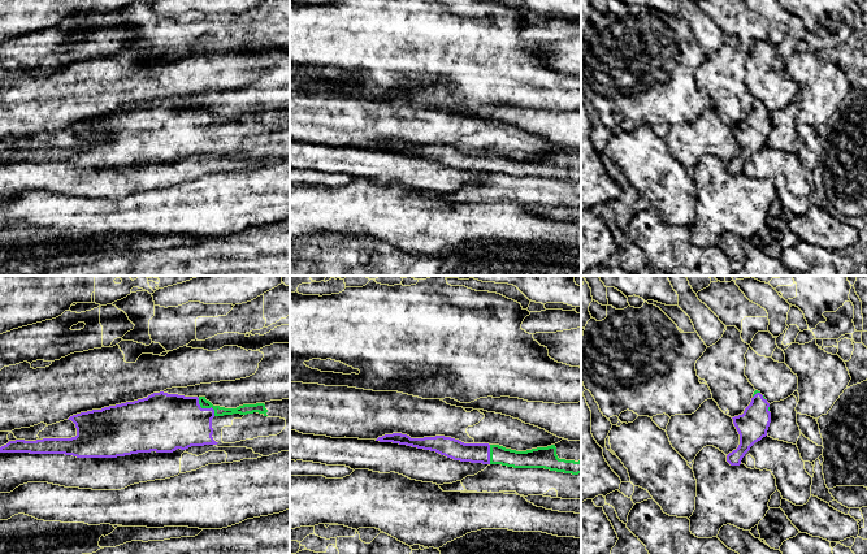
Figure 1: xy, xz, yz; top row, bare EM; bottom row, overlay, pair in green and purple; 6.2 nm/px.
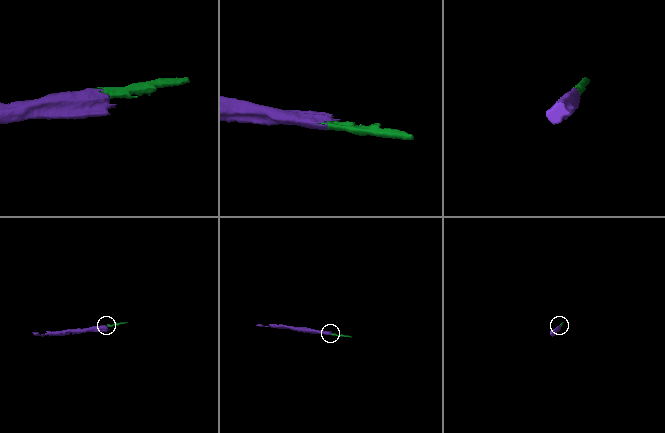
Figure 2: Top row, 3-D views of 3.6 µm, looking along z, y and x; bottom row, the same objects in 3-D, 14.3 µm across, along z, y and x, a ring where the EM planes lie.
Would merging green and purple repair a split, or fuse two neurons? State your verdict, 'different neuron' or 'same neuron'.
same neuron

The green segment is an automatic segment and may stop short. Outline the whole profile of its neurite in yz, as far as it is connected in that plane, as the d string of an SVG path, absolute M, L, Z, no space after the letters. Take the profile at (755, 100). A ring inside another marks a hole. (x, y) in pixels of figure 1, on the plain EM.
M755 99L744 122L732 127L740 143L740 153L727 164L727 170L731 174L740 174L750 156L767 144L771 131L770 112L760 100Z

